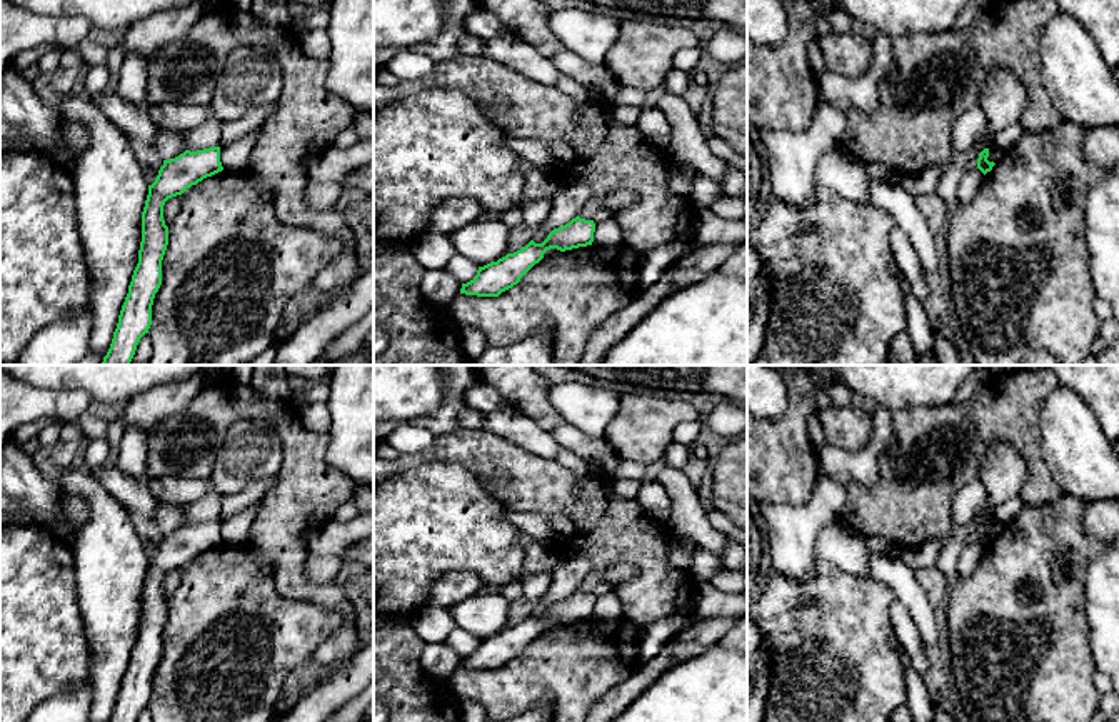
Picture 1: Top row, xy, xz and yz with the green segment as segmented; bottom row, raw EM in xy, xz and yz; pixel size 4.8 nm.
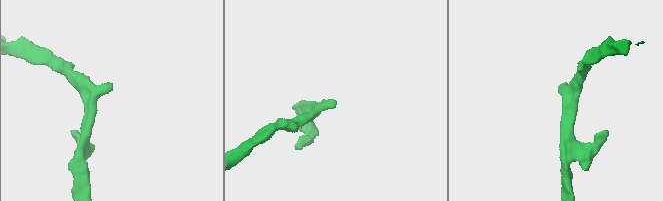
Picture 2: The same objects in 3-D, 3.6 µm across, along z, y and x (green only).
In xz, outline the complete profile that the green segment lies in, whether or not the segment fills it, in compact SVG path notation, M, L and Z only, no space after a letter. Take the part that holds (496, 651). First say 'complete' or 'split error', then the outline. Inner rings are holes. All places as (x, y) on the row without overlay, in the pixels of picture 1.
complete; M577 589L569 597L554 602L542 617L530 614L520 624L479 640L477 649L470 655L462 657L460 667L499 670L502 665L517 659L520 652L544 632L547 624L557 622L565 625L592 619L594 605L594 594L585 594Z

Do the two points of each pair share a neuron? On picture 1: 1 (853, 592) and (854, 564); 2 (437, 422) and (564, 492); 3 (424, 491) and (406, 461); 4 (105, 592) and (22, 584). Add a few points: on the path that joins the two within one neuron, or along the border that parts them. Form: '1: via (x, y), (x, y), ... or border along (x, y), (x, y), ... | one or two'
1: border along (819, 557), (848, 572), (868, 576) | two
2: border along (459, 427), (436, 437) | two
3: border along (447, 462), (426, 461), (401, 469), (391, 477) | two
4: border along (70, 551), (77, 602), (85, 627) | two

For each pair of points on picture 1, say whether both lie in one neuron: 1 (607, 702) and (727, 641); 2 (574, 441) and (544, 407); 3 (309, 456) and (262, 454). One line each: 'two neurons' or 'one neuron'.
1: two neurons
2: two neurons
3: two neurons

